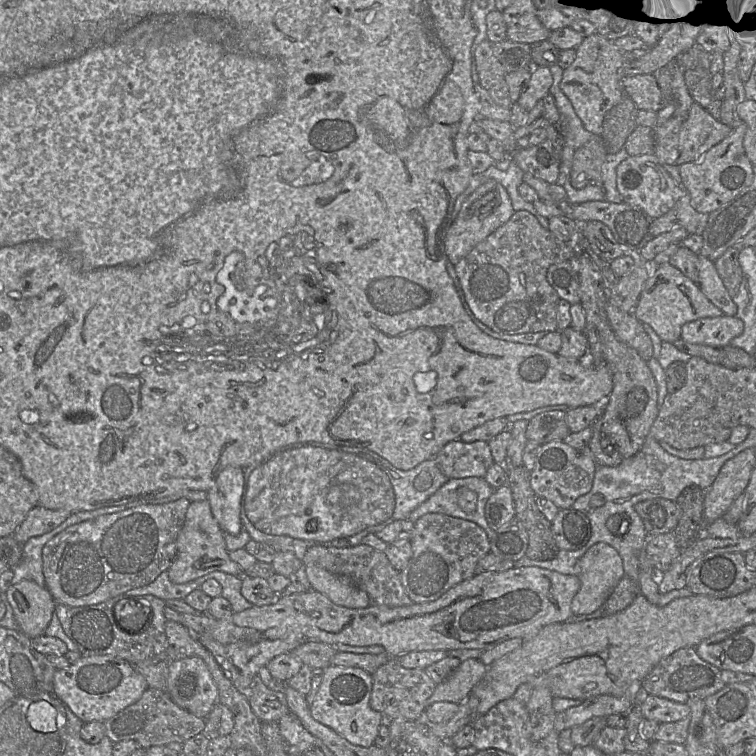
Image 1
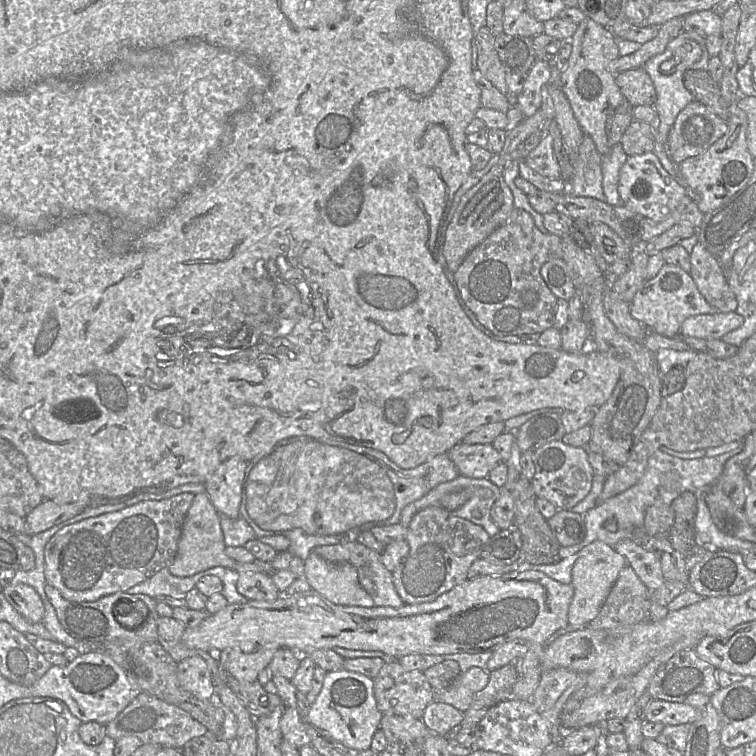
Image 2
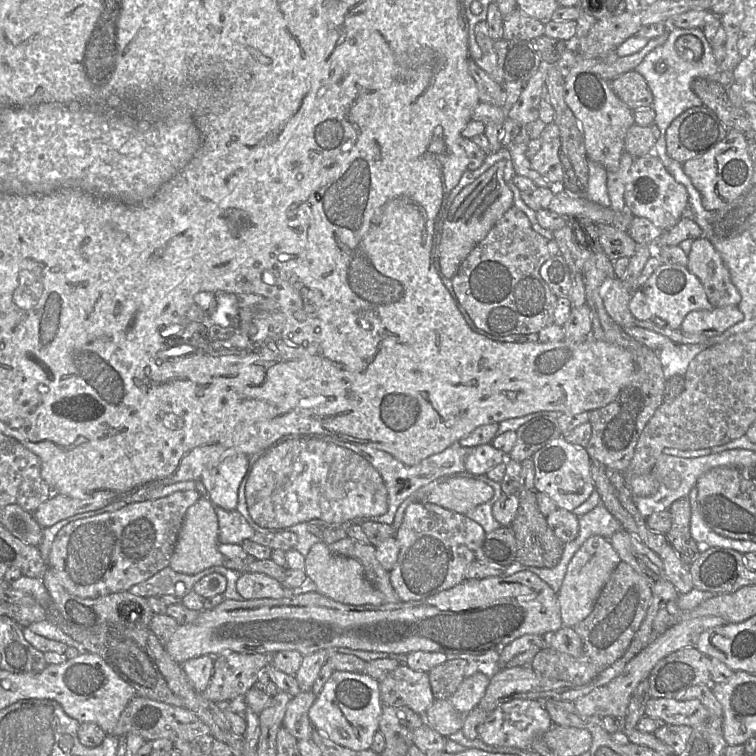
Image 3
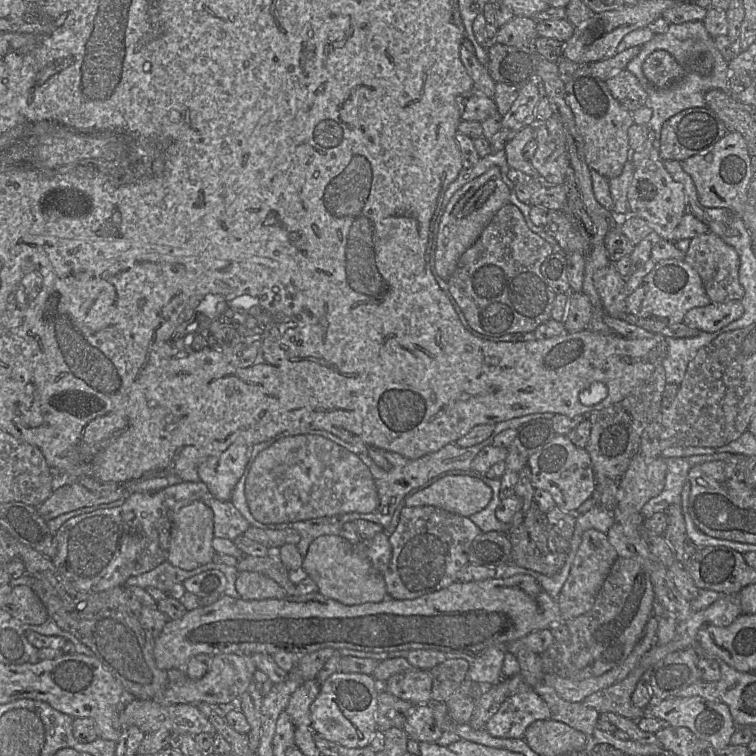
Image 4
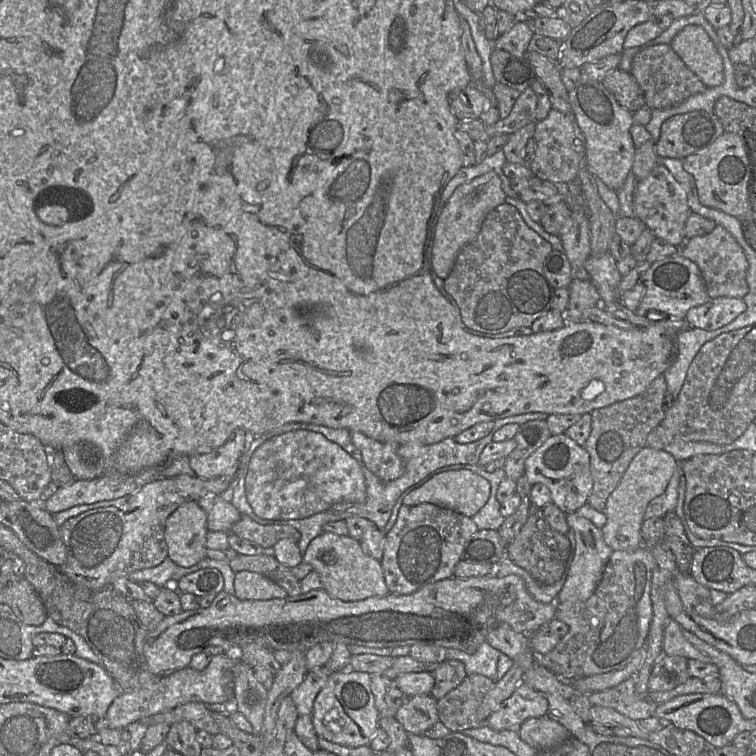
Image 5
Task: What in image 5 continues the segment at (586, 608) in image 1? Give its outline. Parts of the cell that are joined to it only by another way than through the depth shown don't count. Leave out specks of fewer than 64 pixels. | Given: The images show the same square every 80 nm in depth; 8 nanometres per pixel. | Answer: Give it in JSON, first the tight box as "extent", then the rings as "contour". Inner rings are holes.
{"extent":[555,513,613,605],"contour":[[[569,513],[566,521],[576,540],[576,551],[566,582],[559,592],[555,605],[566,601],[585,601],[597,588],[613,550],[606,545],[602,532],[590,520]]]}

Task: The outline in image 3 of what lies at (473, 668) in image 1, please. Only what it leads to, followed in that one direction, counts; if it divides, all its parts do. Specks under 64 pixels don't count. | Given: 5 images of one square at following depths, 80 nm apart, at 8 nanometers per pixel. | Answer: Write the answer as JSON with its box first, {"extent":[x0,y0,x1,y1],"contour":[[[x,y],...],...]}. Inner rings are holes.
{"extent":[448,672,490,715],"contour":[[[481,672],[465,677],[448,701],[458,713],[467,715],[478,706],[485,694],[489,681],[490,679]]]}

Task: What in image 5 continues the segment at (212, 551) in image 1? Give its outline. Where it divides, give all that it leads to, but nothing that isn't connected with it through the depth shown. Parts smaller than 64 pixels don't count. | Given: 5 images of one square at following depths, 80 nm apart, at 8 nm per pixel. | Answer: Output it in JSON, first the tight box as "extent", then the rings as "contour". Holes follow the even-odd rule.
{"extent":[164,501,207,567],"contour":[[[197,501],[181,504],[167,518],[164,538],[167,557],[183,567],[190,567],[207,557],[207,514]]]}

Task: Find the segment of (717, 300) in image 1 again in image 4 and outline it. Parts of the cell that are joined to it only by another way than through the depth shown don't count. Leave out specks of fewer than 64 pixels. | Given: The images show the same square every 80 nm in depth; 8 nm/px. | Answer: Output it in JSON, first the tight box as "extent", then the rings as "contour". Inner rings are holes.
{"extent":[684,232,744,302],"contour":[[[707,232],[690,239],[684,261],[699,274],[711,302],[727,302],[743,298],[744,289],[739,282],[739,256],[735,249],[717,234]]]}

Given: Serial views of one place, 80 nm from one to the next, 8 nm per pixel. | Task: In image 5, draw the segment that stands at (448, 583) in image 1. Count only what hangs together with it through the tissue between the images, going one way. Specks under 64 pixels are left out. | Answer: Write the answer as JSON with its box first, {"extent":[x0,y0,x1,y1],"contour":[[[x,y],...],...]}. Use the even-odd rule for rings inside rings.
{"extent":[380,503,478,595],"contour":[[[431,503],[400,507],[392,529],[385,535],[380,561],[389,593],[407,595],[422,587],[453,577],[456,564],[470,537],[478,531],[471,517]]]}

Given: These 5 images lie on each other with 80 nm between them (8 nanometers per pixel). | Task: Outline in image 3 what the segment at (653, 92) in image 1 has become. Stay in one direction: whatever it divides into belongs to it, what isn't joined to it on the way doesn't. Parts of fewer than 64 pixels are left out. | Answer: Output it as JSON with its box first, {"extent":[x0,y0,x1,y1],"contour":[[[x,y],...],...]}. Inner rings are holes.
{"extent":[610,70,653,111],"contour":[[[635,70],[625,72],[610,81],[615,95],[632,111],[652,107],[653,95],[645,78]]]}

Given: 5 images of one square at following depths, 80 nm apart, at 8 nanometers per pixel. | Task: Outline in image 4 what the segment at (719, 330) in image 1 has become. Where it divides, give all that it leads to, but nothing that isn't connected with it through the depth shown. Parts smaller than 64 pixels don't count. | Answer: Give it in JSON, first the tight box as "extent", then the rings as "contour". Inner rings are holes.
{"extent":[683,300,743,333],"contour":[[[741,300],[711,302],[703,307],[690,309],[683,322],[691,328],[712,333],[739,319],[743,313]]]}

